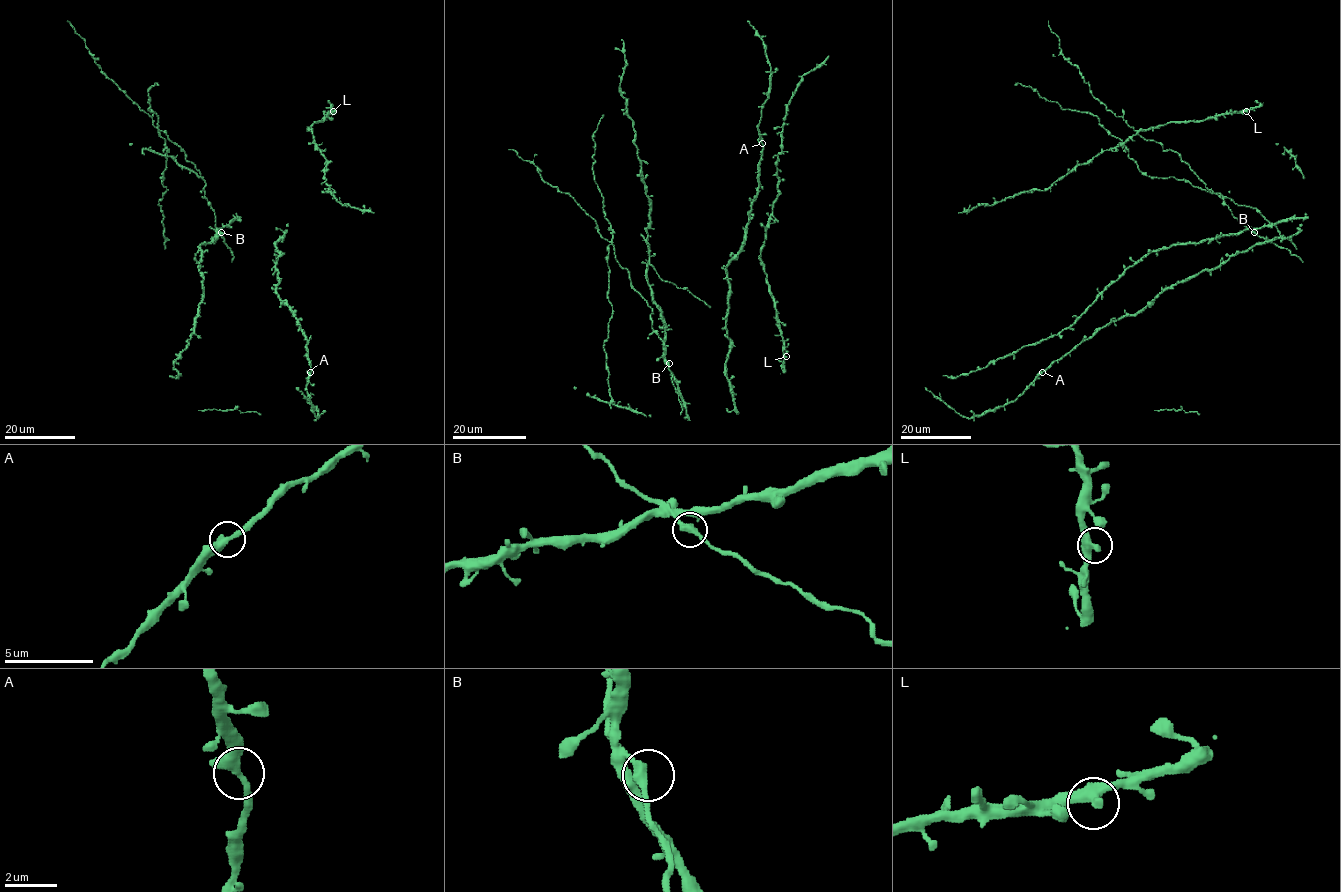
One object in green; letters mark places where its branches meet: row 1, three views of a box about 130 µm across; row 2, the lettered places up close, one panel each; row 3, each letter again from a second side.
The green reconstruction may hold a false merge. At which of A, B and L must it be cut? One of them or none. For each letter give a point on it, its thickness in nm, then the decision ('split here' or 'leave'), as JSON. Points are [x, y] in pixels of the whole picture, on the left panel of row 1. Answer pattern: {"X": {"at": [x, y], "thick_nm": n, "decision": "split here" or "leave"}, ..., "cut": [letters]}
{"A": {"at": [310, 372], "thick_nm": 400, "decision": "leave"}, "B": {"at": [221, 232], "thick_nm": 320, "decision": "leave"}, "L": {"at": [333, 111], "thick_nm": 420, "decision": "leave"}, "cut": []}

